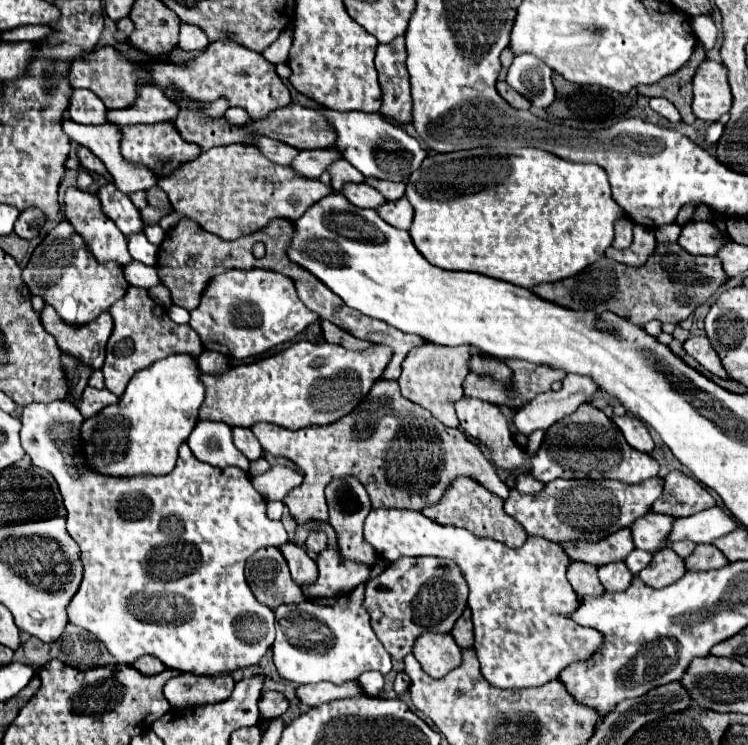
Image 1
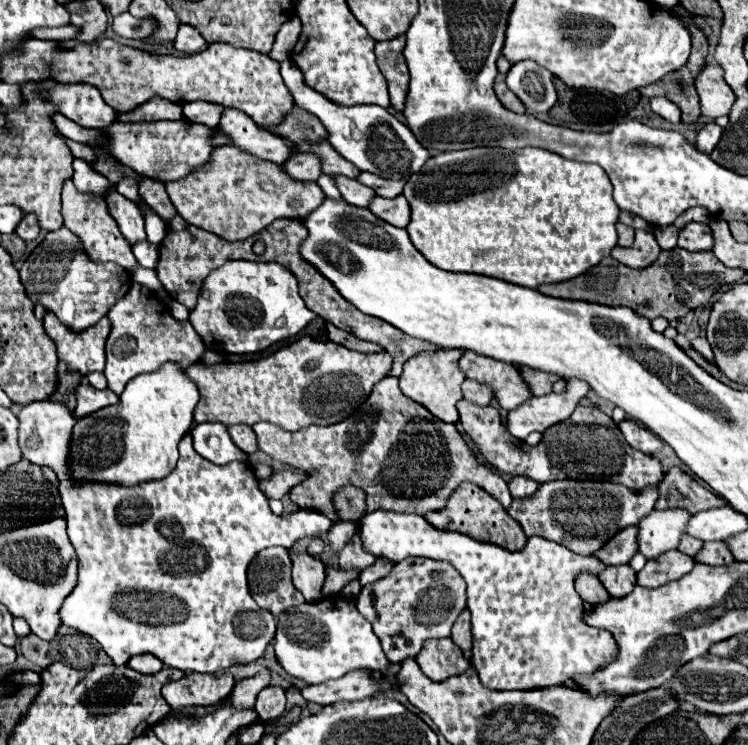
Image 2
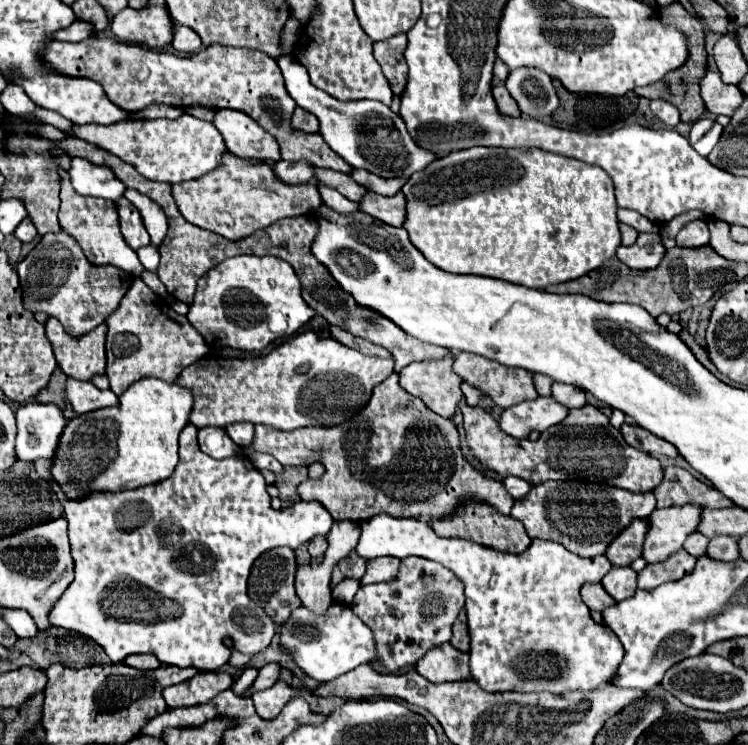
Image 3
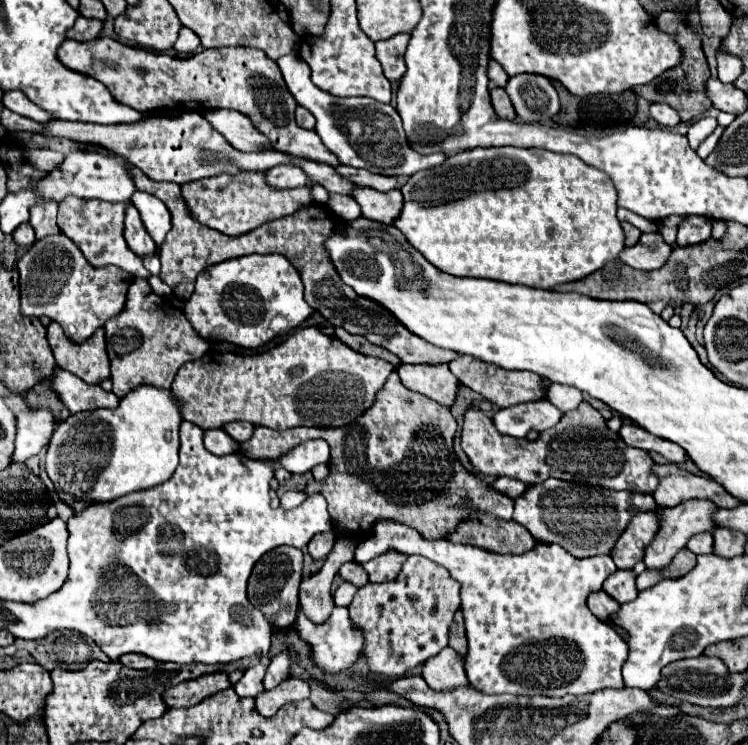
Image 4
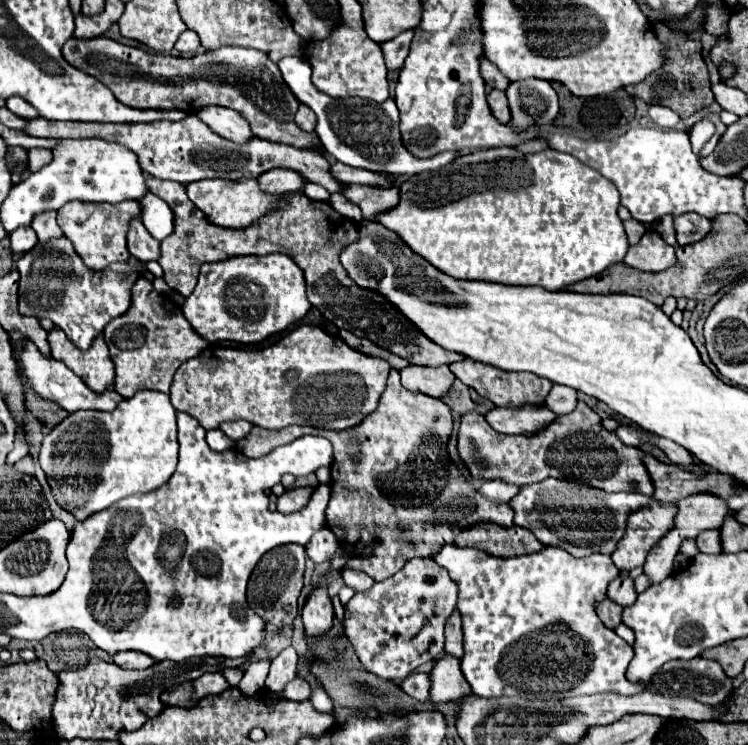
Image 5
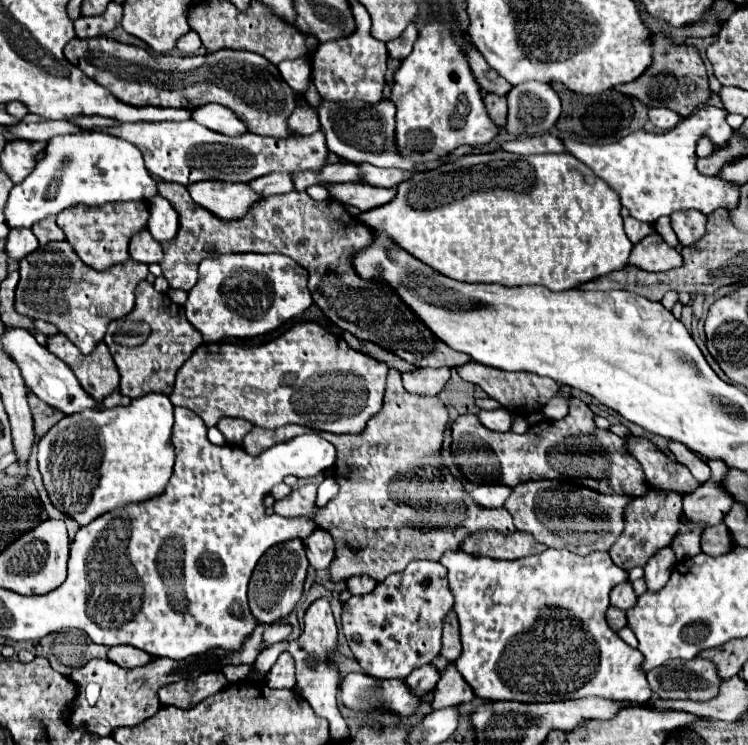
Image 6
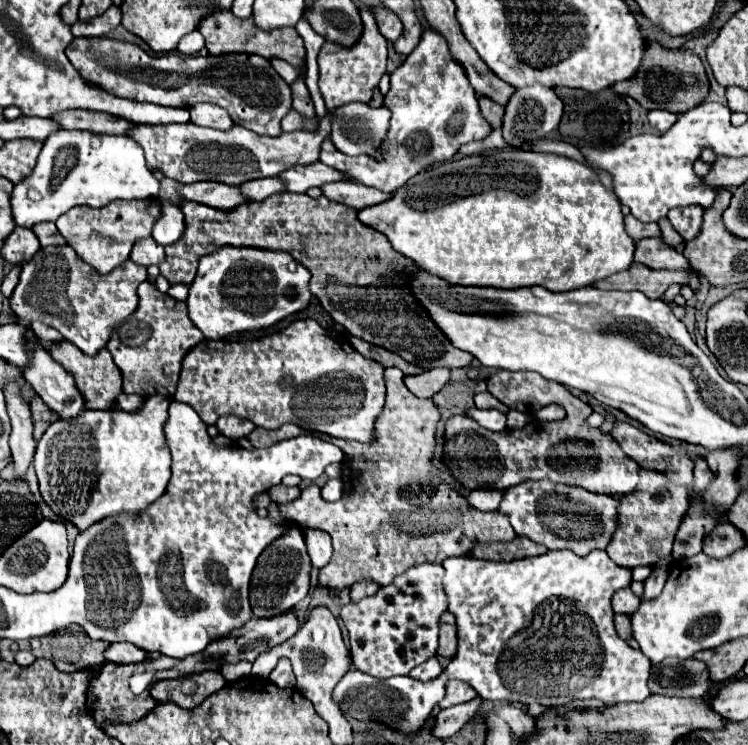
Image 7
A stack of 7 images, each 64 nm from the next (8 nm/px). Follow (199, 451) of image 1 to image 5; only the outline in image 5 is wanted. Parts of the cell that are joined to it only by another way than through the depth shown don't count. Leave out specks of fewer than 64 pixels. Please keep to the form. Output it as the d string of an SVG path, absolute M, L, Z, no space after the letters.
M208 430L206 432L206 442L208 446L214 450L214 452L224 452L224 450L230 450L234 448L234 440L230 440L222 430Z

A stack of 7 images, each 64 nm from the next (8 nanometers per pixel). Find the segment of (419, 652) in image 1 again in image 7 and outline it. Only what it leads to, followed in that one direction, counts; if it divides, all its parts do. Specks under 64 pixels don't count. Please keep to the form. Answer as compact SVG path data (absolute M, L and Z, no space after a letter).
M450 680L448 682L448 688L446 688L446 694L444 694L444 700L440 700L440 708L448 708L448 706L454 706L454 704L462 704L462 702L470 702L474 700L478 694L476 690L472 690L468 684L464 684L462 680Z

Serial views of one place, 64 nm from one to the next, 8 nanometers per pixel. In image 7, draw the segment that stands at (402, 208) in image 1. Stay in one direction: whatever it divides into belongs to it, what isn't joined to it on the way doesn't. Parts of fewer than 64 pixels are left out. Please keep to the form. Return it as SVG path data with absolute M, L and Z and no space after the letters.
M340 180L340 182L330 182L322 186L324 196L334 202L342 202L350 208L362 210L366 206L380 204L388 200L392 194L390 192L380 192L376 188L368 188L364 184L356 184L354 180Z

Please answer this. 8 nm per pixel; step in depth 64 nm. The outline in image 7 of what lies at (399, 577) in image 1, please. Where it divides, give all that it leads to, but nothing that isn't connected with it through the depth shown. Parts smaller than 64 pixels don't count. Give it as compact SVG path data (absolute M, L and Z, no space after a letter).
M424 562L396 576L392 584L380 586L376 596L348 602L342 608L342 620L348 628L354 666L376 678L406 676L424 660L436 656L440 616L448 610L448 598L442 586L442 564Z

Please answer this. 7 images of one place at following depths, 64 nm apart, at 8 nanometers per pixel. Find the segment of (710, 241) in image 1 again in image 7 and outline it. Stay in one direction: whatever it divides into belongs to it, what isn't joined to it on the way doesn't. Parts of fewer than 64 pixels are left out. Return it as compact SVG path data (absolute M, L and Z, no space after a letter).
M700 206L674 208L668 212L668 220L672 222L674 230L684 238L684 242L688 242L700 234L702 214L704 214L704 210Z

